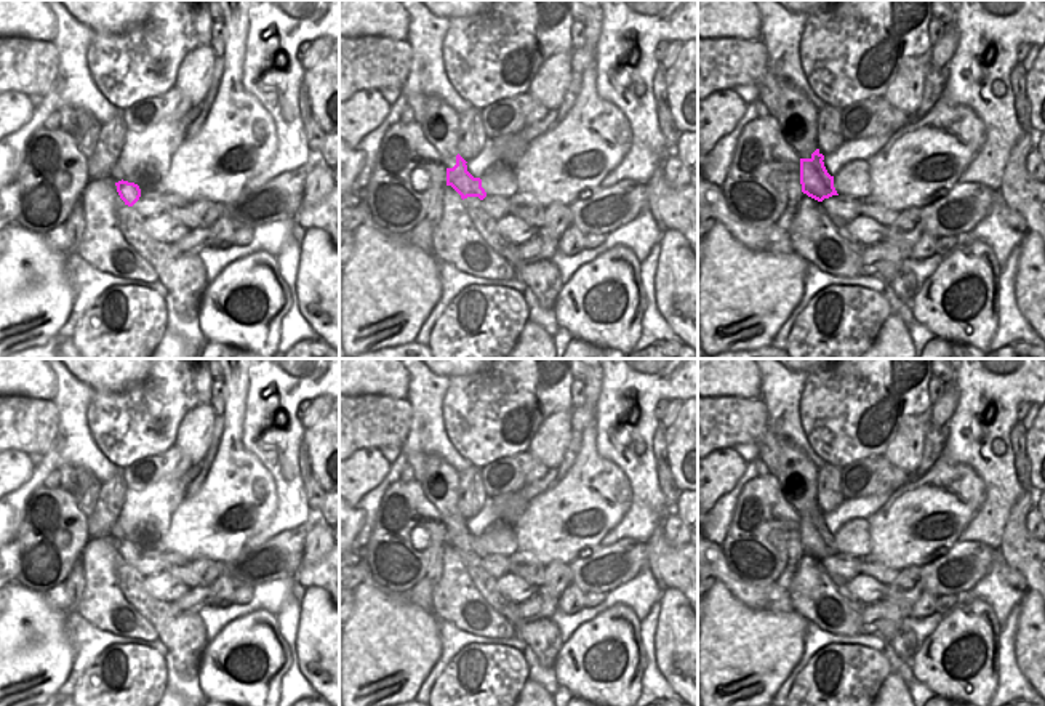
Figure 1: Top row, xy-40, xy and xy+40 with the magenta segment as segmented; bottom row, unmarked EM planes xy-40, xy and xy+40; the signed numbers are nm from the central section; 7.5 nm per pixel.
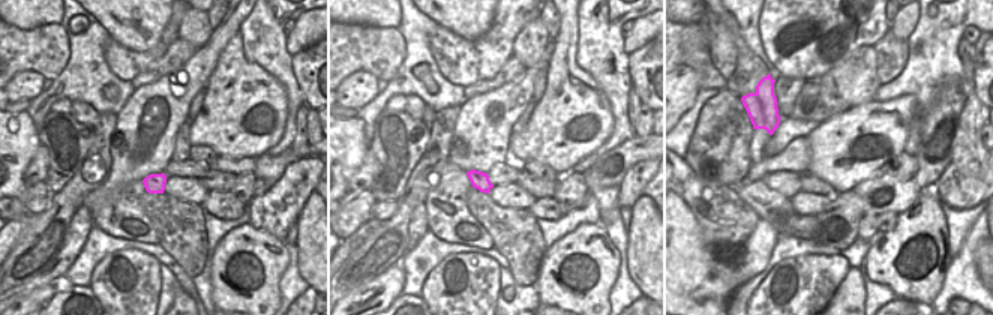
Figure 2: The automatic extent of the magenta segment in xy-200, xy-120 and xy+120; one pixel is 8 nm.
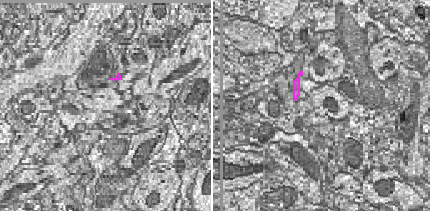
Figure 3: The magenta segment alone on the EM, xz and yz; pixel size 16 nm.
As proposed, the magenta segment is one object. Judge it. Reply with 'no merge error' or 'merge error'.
no merge error

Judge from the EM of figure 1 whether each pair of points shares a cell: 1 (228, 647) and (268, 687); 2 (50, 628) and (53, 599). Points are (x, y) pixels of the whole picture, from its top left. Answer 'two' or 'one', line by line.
1: one
2: two

